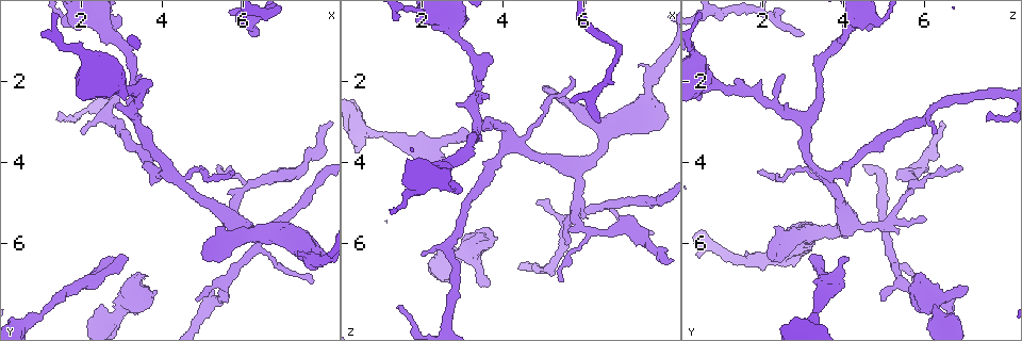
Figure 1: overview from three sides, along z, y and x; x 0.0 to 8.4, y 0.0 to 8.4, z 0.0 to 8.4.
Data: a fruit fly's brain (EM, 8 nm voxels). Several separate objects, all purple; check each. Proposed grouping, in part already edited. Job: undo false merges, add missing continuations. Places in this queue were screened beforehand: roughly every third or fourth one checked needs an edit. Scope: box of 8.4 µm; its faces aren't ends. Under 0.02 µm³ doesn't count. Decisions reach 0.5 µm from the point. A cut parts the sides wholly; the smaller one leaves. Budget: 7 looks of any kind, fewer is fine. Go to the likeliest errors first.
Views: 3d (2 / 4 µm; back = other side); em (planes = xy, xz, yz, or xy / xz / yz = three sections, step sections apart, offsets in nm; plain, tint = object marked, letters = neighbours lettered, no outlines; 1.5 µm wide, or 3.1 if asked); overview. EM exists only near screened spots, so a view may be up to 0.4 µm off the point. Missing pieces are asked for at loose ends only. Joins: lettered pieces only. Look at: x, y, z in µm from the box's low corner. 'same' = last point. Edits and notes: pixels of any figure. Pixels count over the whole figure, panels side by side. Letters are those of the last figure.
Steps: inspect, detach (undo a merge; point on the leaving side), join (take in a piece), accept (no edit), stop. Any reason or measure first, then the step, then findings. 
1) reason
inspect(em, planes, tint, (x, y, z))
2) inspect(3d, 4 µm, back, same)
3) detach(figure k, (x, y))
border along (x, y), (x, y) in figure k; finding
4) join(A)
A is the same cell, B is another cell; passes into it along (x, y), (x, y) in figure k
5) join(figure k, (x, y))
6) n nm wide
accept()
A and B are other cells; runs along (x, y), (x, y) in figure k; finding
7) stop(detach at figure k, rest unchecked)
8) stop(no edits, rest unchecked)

inspect(3d, 2 µm, (6.45, 0.85, 2.95))

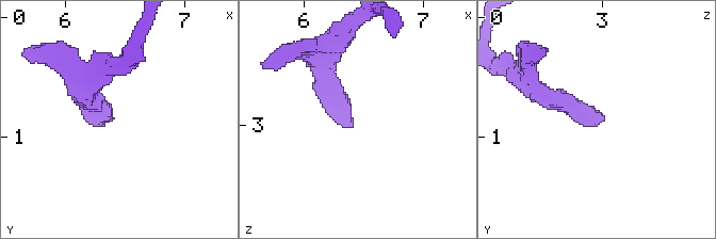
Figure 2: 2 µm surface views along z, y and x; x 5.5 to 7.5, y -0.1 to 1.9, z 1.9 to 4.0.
inspect(em, planes, letters, (6.42, 0.82, 3.00))

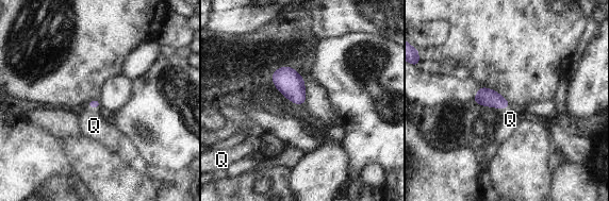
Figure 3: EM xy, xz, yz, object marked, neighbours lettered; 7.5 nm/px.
join(figure 3, (94, 126))
Q is the same cell; passes into it along (94, 103), (92, 107), (94, 126) in figure 3; the cell continues

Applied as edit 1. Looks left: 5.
inspect(overview)

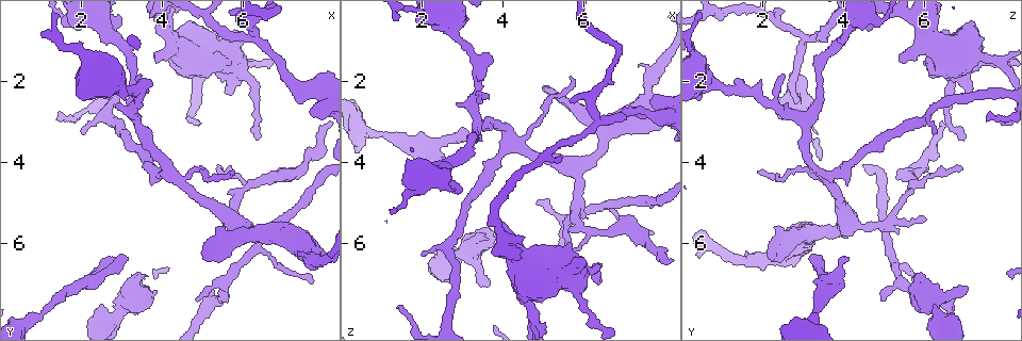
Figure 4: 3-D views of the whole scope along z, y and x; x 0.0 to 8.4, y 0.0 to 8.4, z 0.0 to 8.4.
branch stops here
inspect(em, xz, step 8, tint, (2.80, 6.35, 4.05))

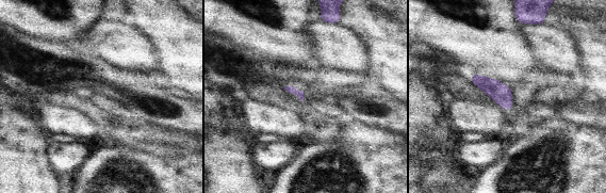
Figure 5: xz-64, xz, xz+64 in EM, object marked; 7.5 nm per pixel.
another direction
inspect(em, planes, tint, same)

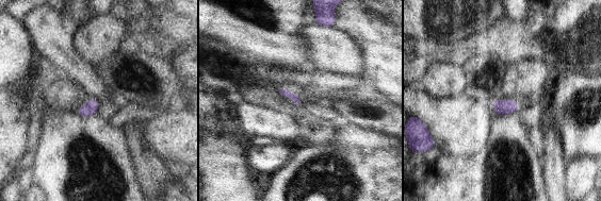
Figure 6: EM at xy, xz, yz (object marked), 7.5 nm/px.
see the neighbours
inspect(em, planes, letters, same)

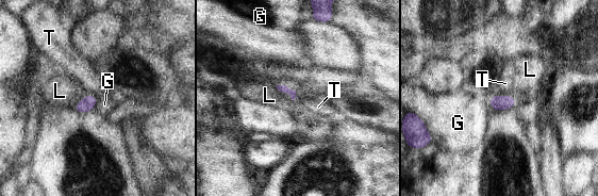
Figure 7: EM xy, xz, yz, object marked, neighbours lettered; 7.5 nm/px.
accept()
G, L and T are other cells; border along (501, 94), (511, 96) in figure 7; none of them fits

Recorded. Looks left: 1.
stop(join at figure 3, rest unchecked)

